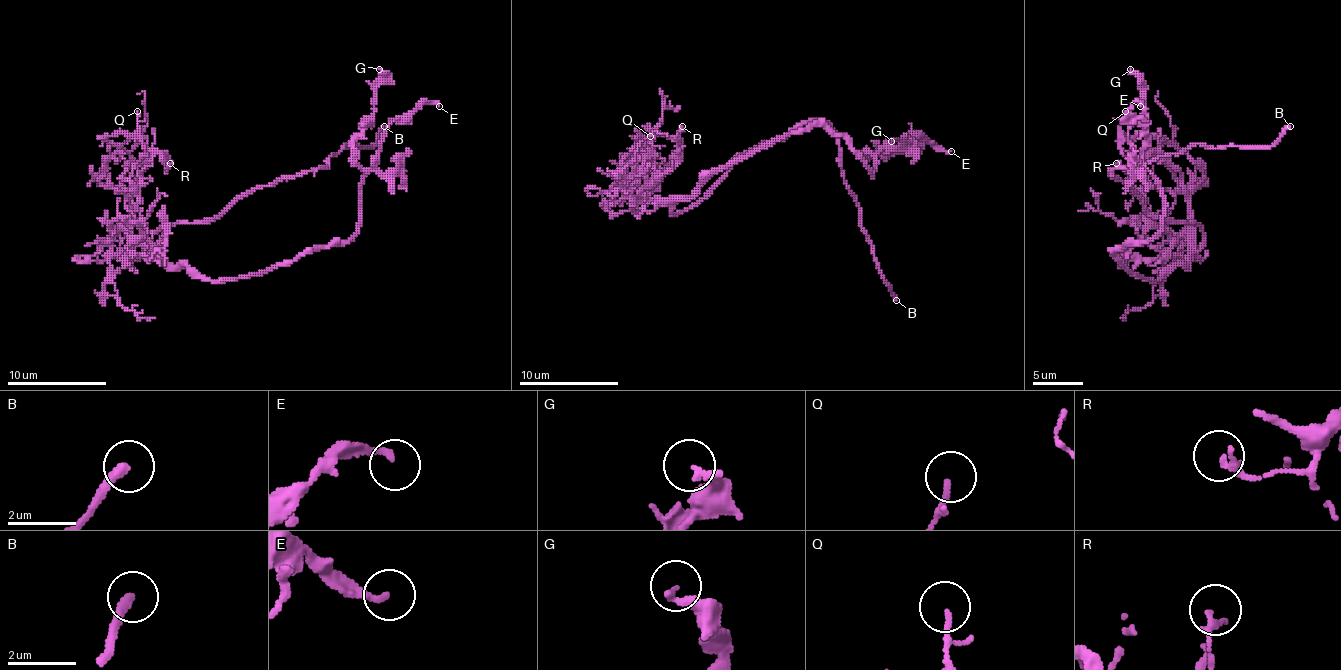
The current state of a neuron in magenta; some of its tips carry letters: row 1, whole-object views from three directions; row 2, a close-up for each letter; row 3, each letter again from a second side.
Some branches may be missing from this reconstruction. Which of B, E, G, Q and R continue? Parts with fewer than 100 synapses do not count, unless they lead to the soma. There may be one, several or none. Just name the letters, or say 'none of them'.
B

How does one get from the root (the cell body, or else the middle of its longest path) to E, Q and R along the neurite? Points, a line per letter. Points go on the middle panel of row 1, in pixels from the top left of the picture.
E: (677, 201), (712, 173), (814, 126), (839, 133), (871, 173), (876, 153), (896, 138), (929, 138), (951, 151)
Q: (677, 201), (637, 201), (630, 193), (650, 158), (640, 141), (647, 146), (657, 133), (650, 136)
R: (677, 201), (645, 198), (657, 186), (657, 178), (675, 161), (680, 151), (682, 126)

